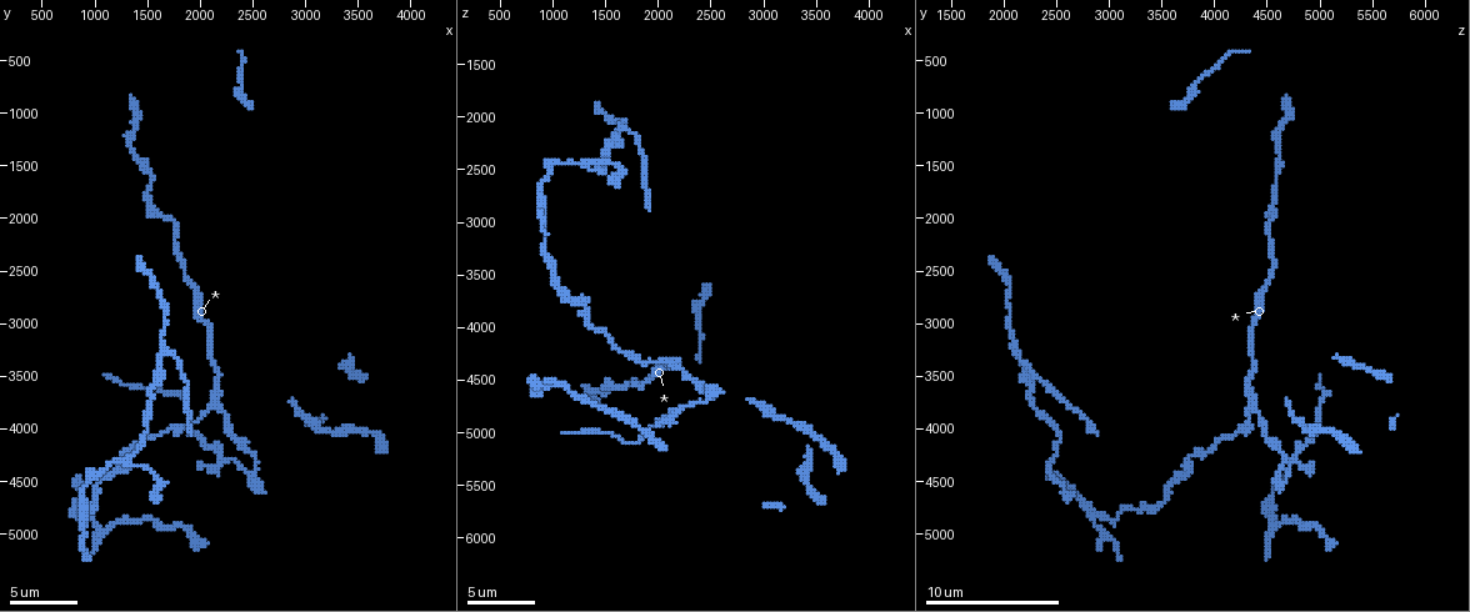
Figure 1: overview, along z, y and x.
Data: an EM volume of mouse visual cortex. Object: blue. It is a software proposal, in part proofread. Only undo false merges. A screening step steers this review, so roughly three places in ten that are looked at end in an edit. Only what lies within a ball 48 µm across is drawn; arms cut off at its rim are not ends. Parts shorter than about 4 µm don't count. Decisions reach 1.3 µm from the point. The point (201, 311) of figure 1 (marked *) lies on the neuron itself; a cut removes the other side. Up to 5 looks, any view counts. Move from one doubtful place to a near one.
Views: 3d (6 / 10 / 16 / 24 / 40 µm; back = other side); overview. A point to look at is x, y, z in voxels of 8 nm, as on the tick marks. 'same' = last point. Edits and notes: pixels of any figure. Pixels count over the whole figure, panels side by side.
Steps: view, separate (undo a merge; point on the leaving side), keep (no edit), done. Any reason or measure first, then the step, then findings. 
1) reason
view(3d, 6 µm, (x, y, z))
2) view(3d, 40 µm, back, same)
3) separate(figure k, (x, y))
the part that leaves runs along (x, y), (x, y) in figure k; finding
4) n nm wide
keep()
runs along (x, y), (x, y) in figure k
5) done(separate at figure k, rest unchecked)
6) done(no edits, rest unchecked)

arms part here
view(3d, 16 µm, (2160, 3780, 4400))

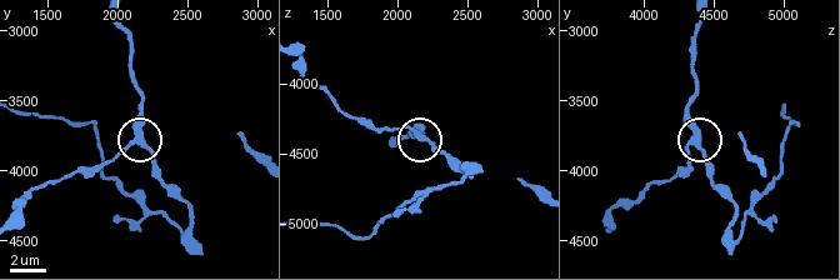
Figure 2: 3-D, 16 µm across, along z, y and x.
side arm 31 µm
keep()
one neuron here

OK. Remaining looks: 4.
view(3d, 10 µm, (3400, 3980, 5000))

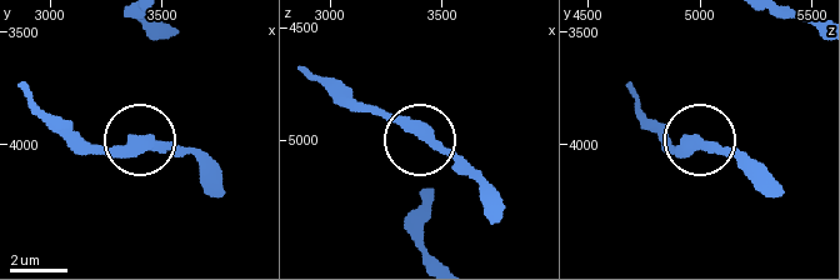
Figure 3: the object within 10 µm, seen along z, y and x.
keep()
one neuron here

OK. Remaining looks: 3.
three arms meet
view(3d, 6 µm, (2460, 4480, 4680))

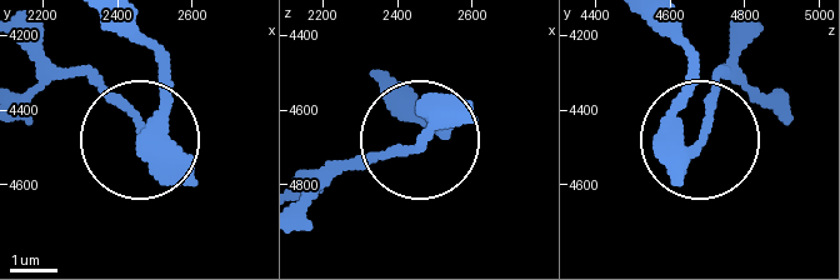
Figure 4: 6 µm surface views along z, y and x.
view(3d, 6 µm, back, (2480, 4490, 4670))

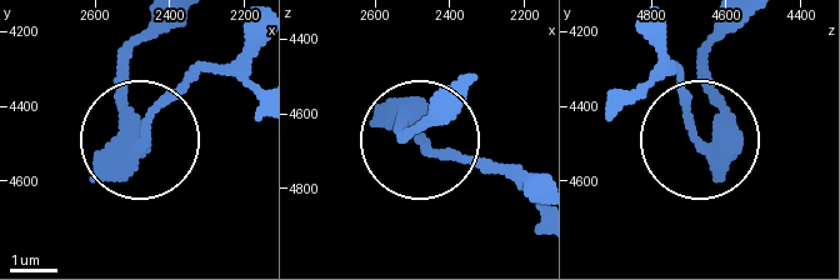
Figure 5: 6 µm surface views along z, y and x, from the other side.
3 arms
separate(figure 5, (168, 103))
a second neuron is stuck on

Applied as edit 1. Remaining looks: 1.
done(separate at figure 5, rest unchecked)

